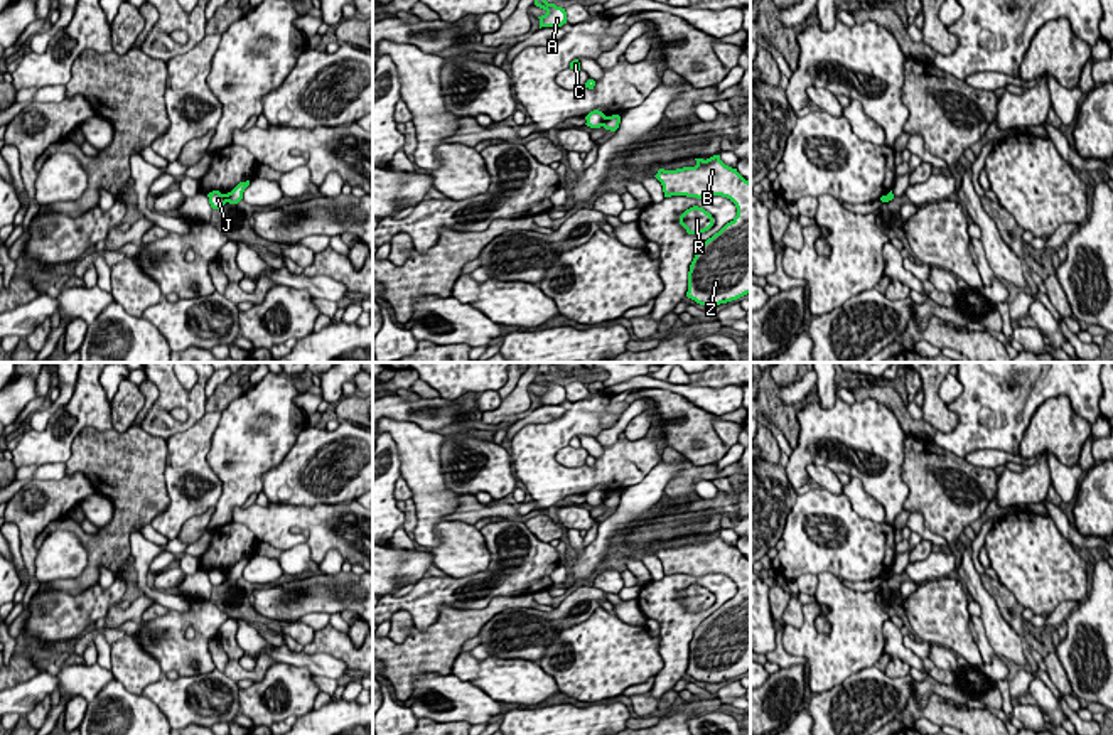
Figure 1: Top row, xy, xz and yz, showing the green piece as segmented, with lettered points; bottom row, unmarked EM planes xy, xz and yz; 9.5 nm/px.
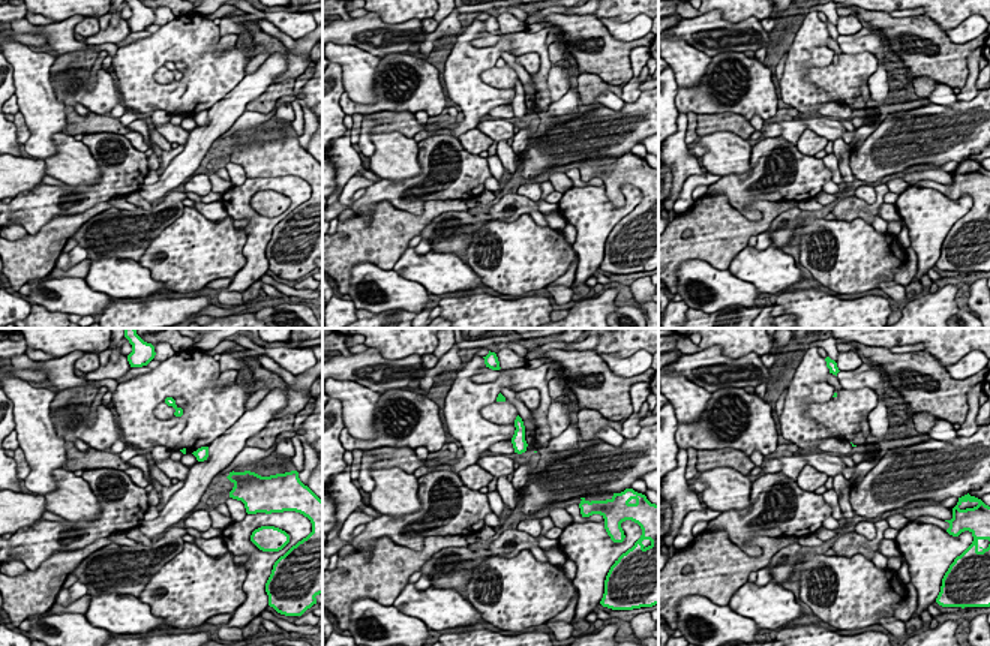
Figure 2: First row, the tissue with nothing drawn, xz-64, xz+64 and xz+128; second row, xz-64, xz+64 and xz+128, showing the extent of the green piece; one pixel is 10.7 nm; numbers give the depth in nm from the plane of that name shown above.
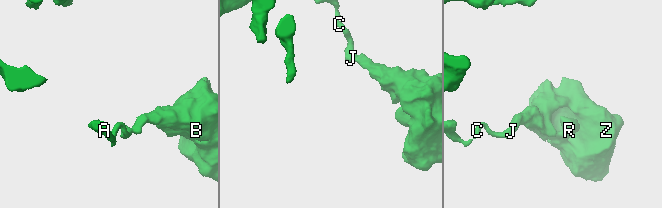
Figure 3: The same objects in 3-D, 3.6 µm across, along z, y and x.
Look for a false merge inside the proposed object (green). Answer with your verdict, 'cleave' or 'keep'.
cleave

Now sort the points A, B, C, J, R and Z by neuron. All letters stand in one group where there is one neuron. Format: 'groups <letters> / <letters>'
groups A C J / B R Z

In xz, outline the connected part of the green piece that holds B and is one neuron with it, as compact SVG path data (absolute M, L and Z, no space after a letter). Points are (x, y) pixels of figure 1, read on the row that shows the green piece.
M720 155L695 160L695 167L659 169L654 177L661 182L664 197L722 196L735 204L737 216L696 249L688 271L686 297L700 305L720 305L750 293L750 182L737 169L725 165Z

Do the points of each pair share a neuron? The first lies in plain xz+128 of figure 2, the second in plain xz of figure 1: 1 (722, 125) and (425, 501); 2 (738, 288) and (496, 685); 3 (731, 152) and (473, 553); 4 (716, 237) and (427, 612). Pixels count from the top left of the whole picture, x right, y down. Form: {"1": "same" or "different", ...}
{"1": "different", "2": "different", "3": "same", "4": "different"}

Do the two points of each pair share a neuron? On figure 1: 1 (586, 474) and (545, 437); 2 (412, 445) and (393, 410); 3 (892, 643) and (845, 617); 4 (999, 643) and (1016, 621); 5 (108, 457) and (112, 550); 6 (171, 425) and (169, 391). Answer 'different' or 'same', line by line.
1: same
2: different
3: different
4: different
5: same
6: same

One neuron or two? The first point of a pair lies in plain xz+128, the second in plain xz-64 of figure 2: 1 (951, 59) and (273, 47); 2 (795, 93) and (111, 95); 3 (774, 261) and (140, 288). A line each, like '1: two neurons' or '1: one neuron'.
1: one neuron
2: two neurons
3: one neuron

